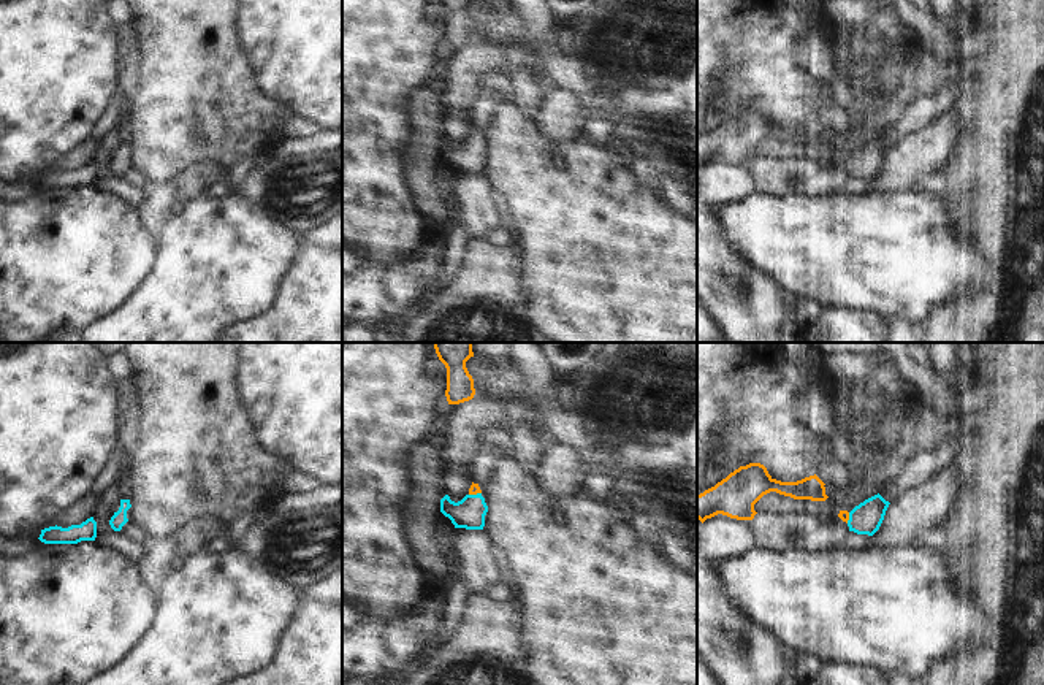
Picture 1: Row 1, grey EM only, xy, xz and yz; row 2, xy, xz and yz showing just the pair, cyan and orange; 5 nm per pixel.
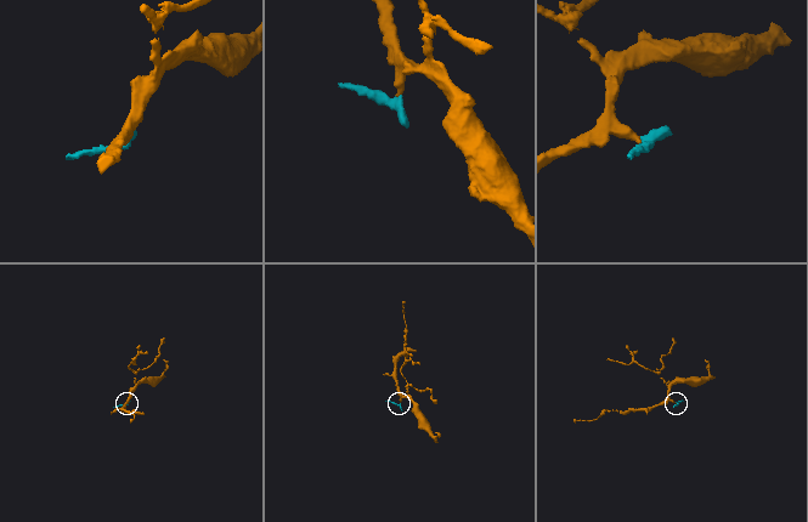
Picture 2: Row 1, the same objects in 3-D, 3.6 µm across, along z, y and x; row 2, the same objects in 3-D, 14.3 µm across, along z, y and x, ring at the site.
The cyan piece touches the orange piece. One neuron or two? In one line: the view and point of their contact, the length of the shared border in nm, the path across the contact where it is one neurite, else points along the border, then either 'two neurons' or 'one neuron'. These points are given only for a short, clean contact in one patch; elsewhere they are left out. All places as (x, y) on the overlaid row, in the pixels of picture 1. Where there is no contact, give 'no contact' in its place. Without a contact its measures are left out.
xz (474, 495) | 70 nm | across xz (469, 512), (474, 495), (474, 489) | one neuron

